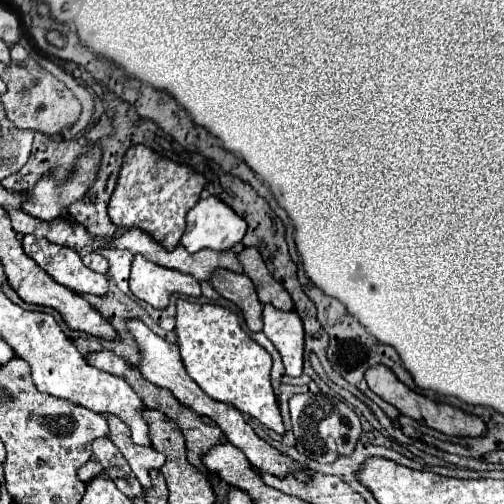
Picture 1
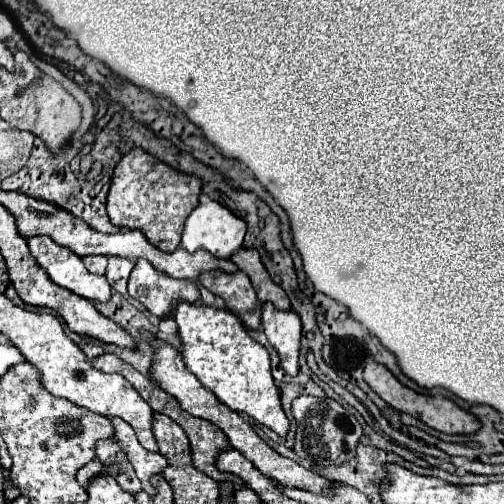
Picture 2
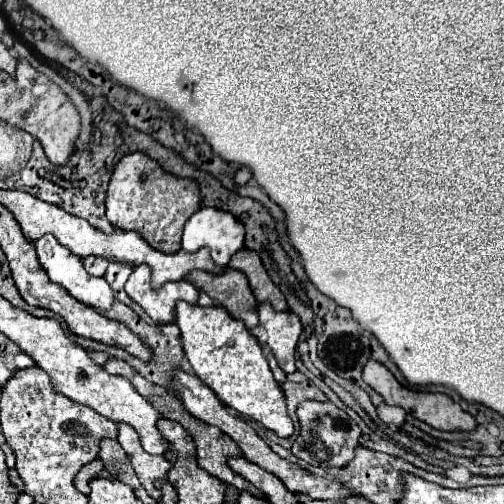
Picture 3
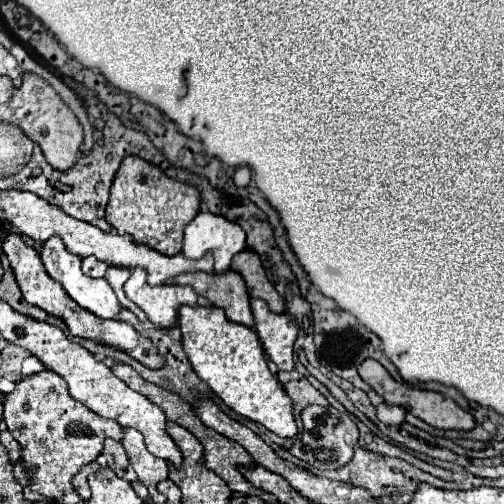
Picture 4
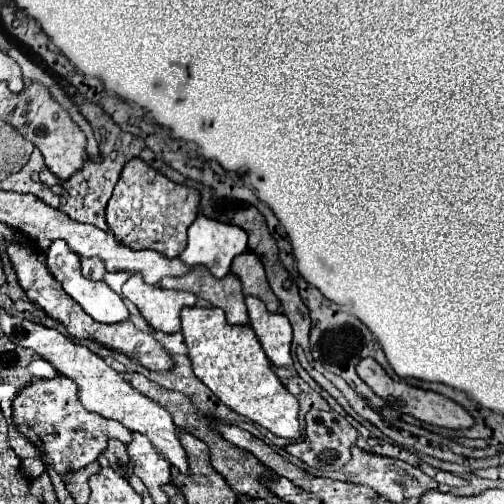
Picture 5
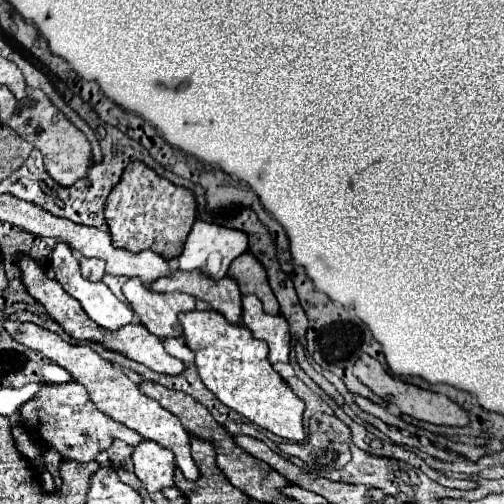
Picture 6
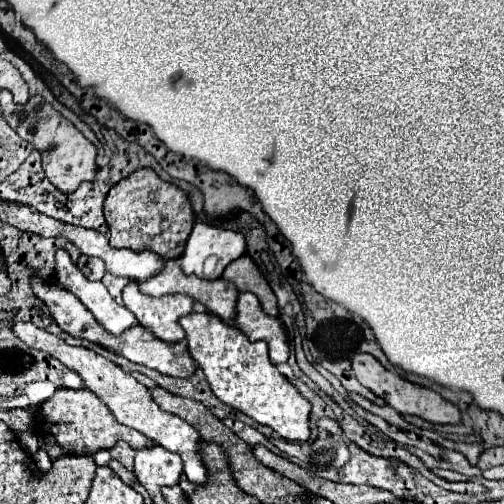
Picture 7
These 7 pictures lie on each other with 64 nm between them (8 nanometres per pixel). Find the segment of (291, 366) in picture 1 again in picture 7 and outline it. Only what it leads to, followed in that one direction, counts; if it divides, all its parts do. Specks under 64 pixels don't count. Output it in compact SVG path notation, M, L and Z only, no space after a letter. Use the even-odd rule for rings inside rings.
M244 292L238 296L238 306L236 306L236 328L240 328L252 342L264 340L268 342L270 348L270 362L280 364L286 362L290 356L290 346L286 340L284 324L280 318L272 318L264 314L260 302L252 292Z

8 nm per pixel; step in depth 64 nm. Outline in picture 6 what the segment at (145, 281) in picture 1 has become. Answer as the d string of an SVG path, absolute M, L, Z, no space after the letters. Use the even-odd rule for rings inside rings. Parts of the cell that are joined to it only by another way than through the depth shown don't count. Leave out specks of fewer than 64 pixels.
M130 278L122 286L122 292L130 302L132 310L140 316L142 324L158 338L182 336L178 314L194 310L196 306L196 298L190 294L182 294L182 292L160 294L150 290L138 278Z

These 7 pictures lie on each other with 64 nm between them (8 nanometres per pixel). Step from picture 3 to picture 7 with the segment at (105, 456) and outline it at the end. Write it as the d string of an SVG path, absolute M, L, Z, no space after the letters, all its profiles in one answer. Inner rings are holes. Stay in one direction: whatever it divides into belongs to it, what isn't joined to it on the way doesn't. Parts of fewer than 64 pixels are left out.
M116 442L116 446L110 448L110 456L124 464L128 470L134 470L134 448L130 448L126 442Z

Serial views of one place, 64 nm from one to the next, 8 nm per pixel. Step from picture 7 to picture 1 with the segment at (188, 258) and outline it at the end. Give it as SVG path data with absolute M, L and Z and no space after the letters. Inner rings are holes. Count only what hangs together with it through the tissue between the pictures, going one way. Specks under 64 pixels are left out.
M216 196L198 200L188 212L186 222L188 226L180 242L188 252L198 252L202 248L228 250L234 248L246 234L244 218Z

